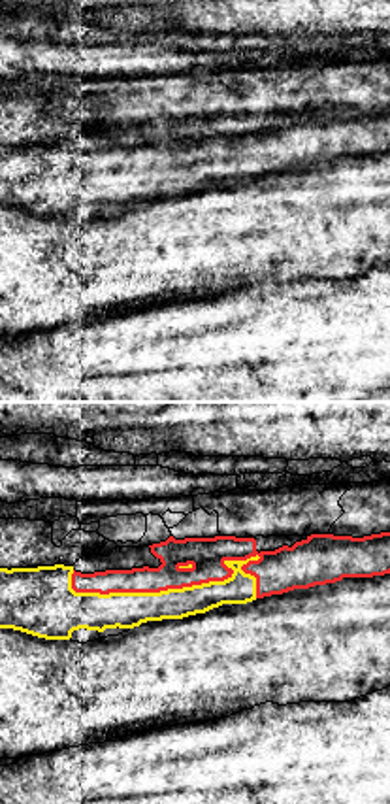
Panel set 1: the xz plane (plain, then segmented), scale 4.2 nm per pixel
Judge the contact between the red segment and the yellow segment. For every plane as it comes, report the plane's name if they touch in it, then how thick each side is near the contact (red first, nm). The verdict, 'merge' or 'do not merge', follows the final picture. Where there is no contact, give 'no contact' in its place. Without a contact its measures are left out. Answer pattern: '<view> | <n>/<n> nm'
xz | 150/160 nm

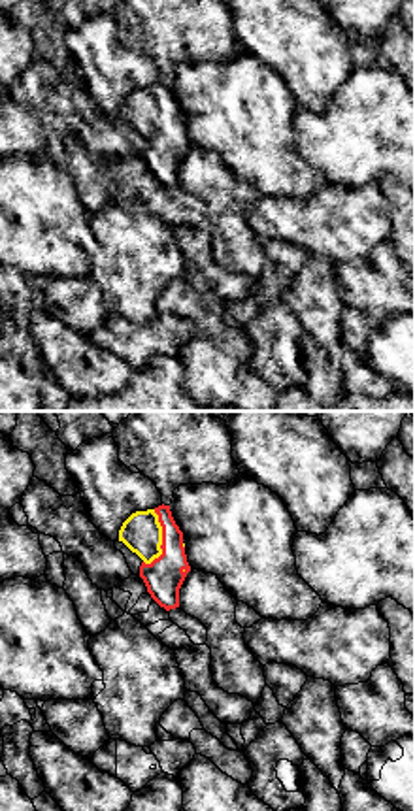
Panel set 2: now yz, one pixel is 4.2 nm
yz | 160/170 nm

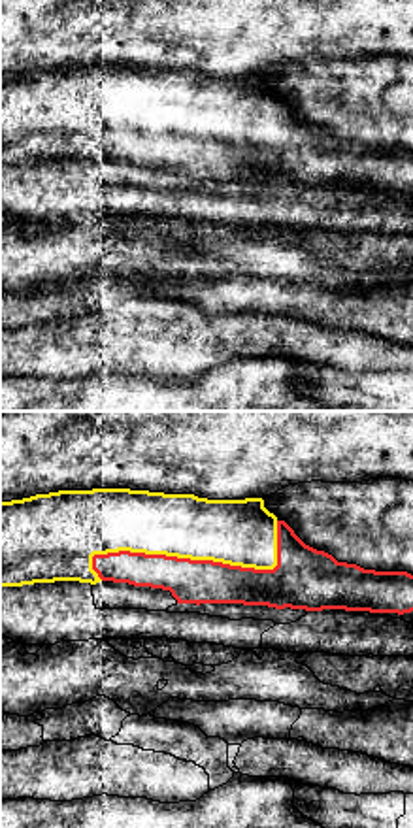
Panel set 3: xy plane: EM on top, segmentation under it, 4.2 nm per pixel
xy | 190/280 nm

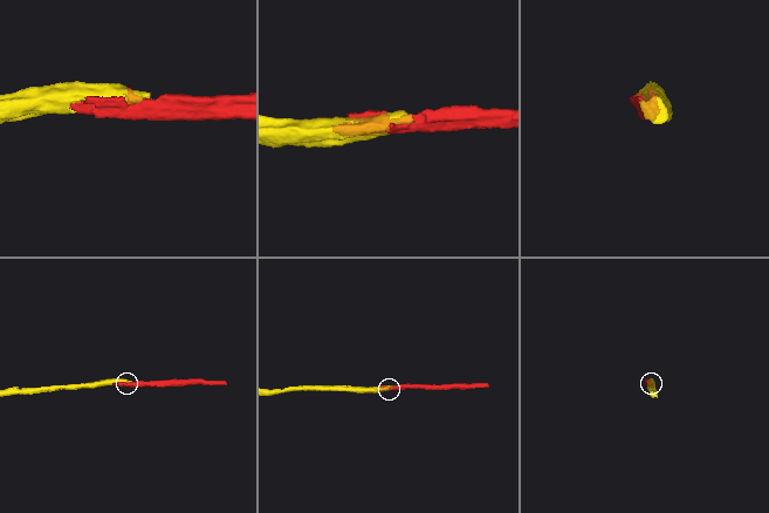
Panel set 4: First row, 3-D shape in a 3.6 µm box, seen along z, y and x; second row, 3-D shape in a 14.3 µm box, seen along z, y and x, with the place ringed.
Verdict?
merge

